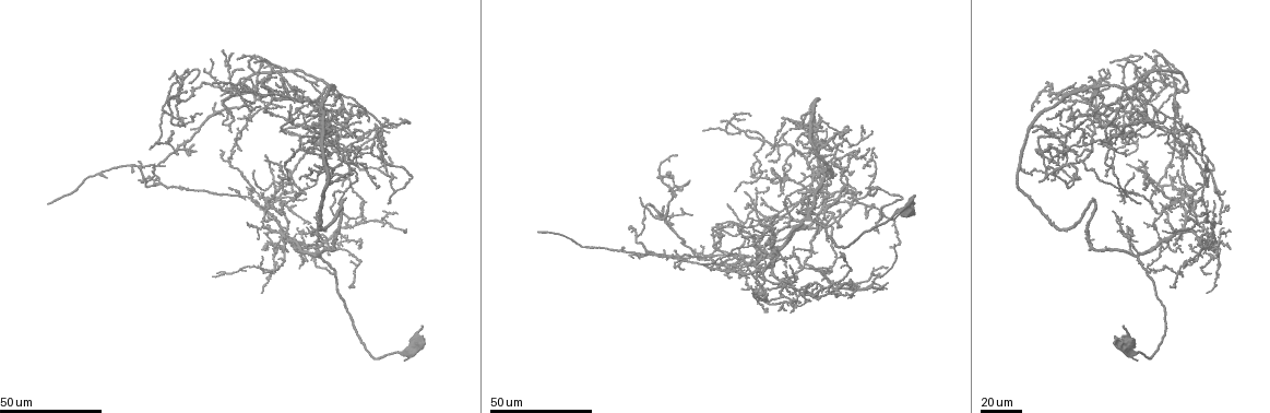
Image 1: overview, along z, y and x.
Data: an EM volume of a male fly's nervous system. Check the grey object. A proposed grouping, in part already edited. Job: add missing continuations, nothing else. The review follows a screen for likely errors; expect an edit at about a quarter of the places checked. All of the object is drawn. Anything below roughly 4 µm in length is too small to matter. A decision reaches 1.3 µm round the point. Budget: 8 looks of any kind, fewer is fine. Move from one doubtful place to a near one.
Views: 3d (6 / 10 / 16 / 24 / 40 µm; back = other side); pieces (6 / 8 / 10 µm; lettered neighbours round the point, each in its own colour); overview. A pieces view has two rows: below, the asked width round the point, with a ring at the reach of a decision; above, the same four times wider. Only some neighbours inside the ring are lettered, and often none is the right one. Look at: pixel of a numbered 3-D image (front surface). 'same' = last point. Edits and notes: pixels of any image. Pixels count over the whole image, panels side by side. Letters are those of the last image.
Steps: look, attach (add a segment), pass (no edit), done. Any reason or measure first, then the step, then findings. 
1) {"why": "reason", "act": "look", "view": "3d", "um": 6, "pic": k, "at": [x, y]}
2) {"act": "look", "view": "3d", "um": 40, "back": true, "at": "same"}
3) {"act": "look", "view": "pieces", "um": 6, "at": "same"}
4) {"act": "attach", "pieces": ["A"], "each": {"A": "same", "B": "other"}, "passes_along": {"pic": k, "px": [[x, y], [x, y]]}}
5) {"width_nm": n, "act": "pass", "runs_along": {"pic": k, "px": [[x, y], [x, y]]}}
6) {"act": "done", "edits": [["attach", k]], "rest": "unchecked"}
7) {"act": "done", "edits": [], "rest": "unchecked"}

{"act": "look", "view": "3d", "um": 40, "pic": 1, "at": [276, 115]}

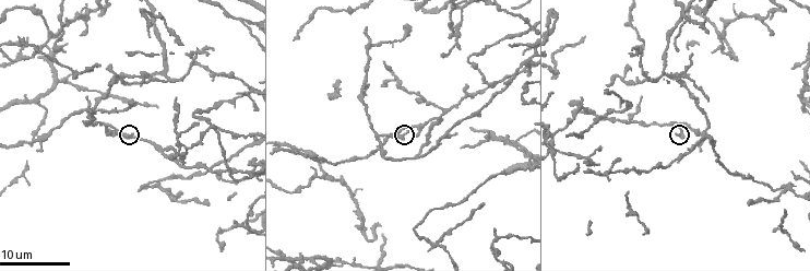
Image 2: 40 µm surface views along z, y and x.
{"act": "look", "view": "pieces", "um": 10, "pic": 2, "at": [674, 134]}

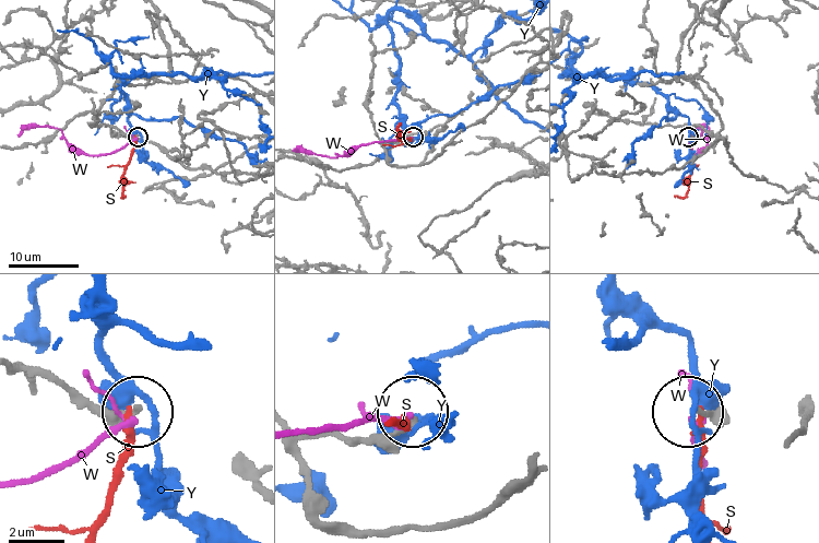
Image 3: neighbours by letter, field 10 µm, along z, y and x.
{"act": "pass", "each": {"S": "other", "W": "other", "Y": "other"}, "found": "none of them fits"}

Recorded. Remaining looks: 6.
{"why": "end of a long branch", "act": "look", "view": "3d", "um": 40, "pic": 1, "at": [680, 189]}

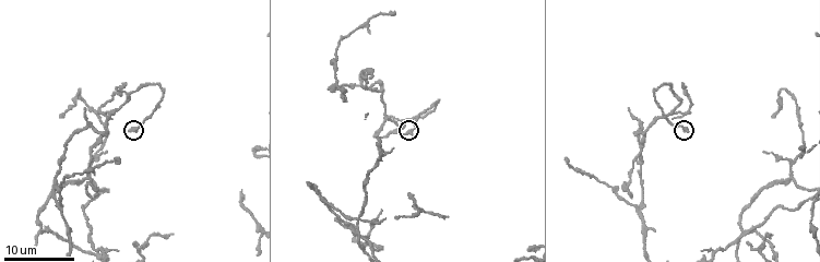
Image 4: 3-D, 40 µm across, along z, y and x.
{"why": "see the neighbours", "act": "look", "view": "pieces", "um": 10, "pic": 4, "at": [403, 135]}

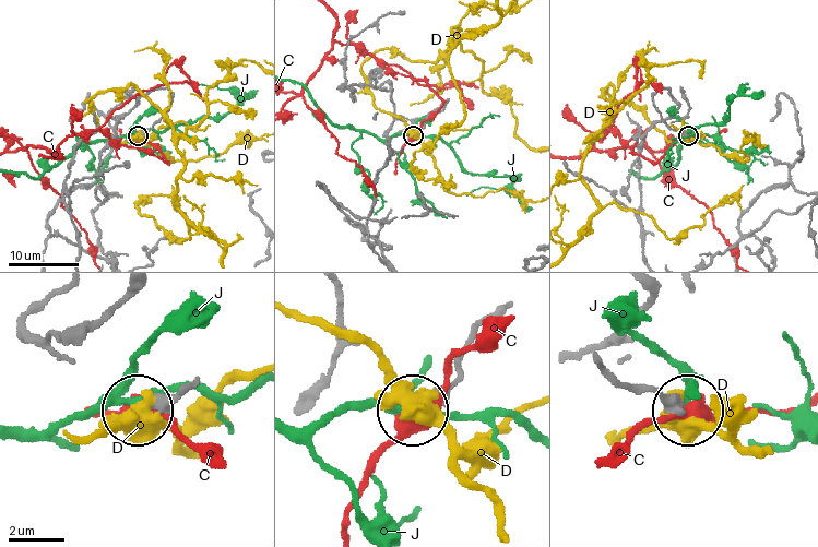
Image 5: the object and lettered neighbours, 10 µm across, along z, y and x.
{"width_nm": 280, "act": "pass", "each": {"C": "other", "D": "other", "J": "other"}, "runs_along": {"pic": 5, "px": [[194, 380], [138, 411]]}, "found": "no lettered segment goes on from it"}

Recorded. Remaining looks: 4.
{"why": "branch stops here", "act": "look", "view": "3d", "um": 40, "pic": 1, "at": [193, 143]}

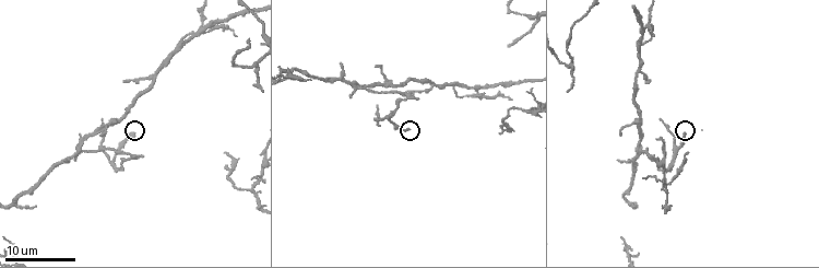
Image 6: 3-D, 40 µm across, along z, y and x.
{"act": "look", "view": "pieces", "um": 6, "pic": 6, "at": [682, 135]}

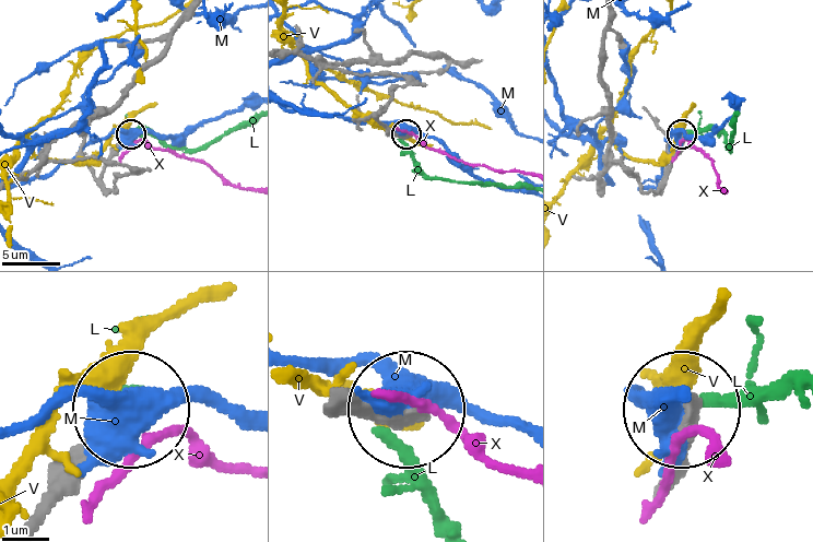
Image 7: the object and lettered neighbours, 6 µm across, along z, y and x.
{"act": "pass", "each": {"L": "other", "M": "other", "V": "other", "X": "other"}, "runs_along": {"pic": 7, "px": [[350, 391], [405, 414]]}, "found": "none of them fits"}

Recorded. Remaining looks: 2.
{"why": "long arm stops here", "act": "look", "view": "3d", "um": 24, "pic": 1, "at": [48, 203]}

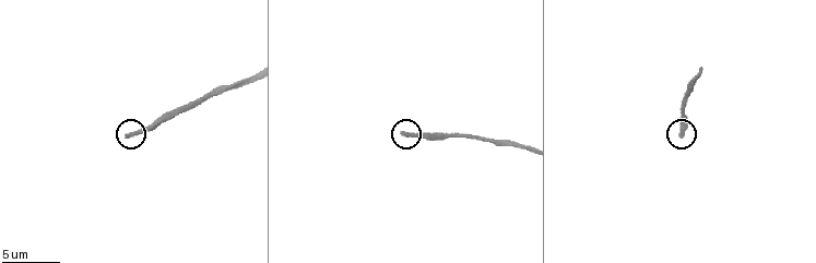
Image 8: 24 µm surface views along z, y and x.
{"why": "see the neighbours", "act": "look", "view": "pieces", "um": 8, "pic": 8, "at": [126, 136]}

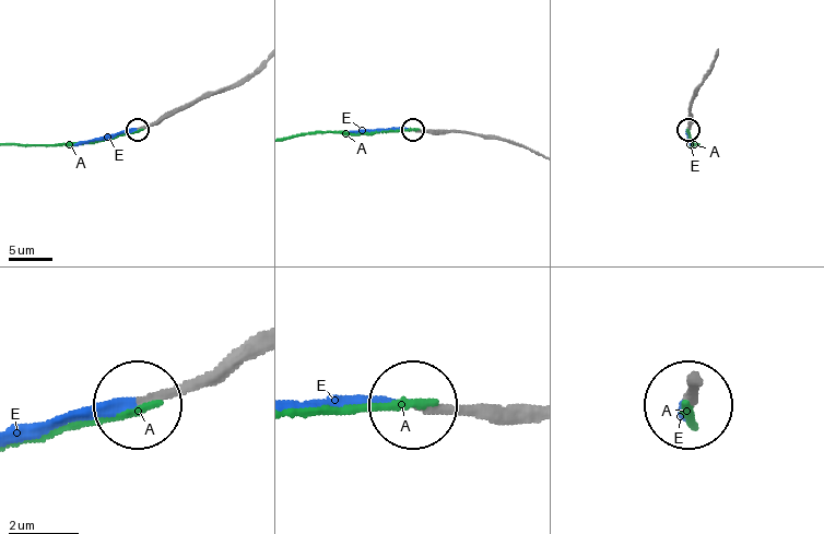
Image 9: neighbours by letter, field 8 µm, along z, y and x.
{"width_nm": 240, "act": "attach", "pieces": ["E"], "each": {"A": "other", "E": "same"}, "passes_along": {"pic": 9, "px": [[435, 132], [351, 131]]}, "found": "it goes on there"}

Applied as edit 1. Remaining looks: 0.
{"act": "done", "edits": [["attach", 9]], "rest": "unchecked"}

